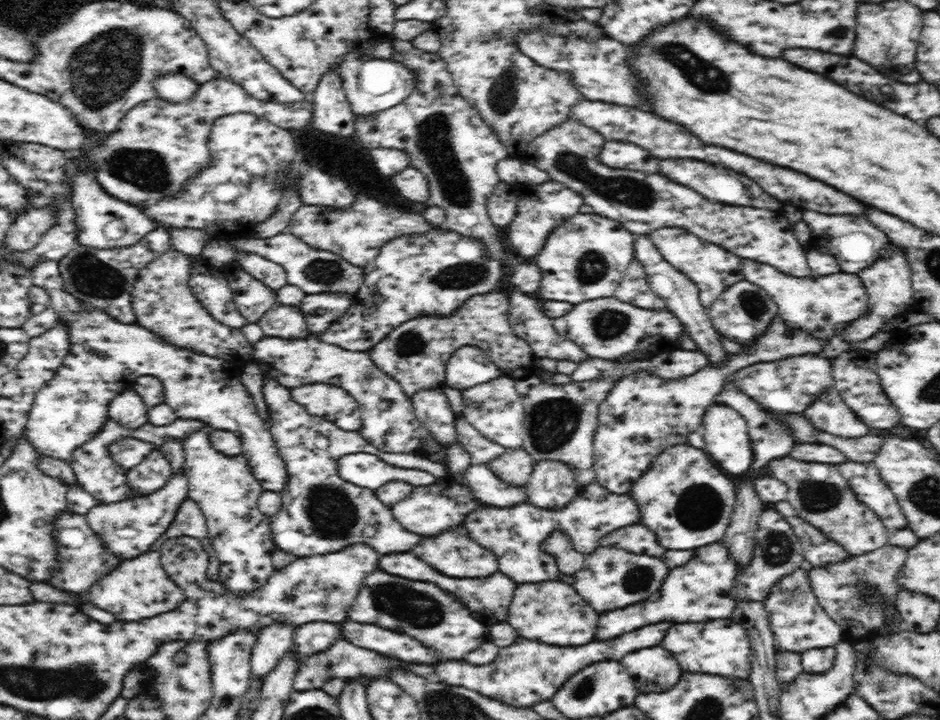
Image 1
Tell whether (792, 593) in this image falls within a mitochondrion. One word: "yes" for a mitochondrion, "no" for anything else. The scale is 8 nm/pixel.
yes

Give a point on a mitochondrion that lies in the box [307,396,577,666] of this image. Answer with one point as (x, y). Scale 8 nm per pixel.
(395, 599)

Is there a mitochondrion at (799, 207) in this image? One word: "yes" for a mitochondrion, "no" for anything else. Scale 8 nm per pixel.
no

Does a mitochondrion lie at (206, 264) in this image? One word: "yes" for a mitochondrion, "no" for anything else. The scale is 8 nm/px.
no

